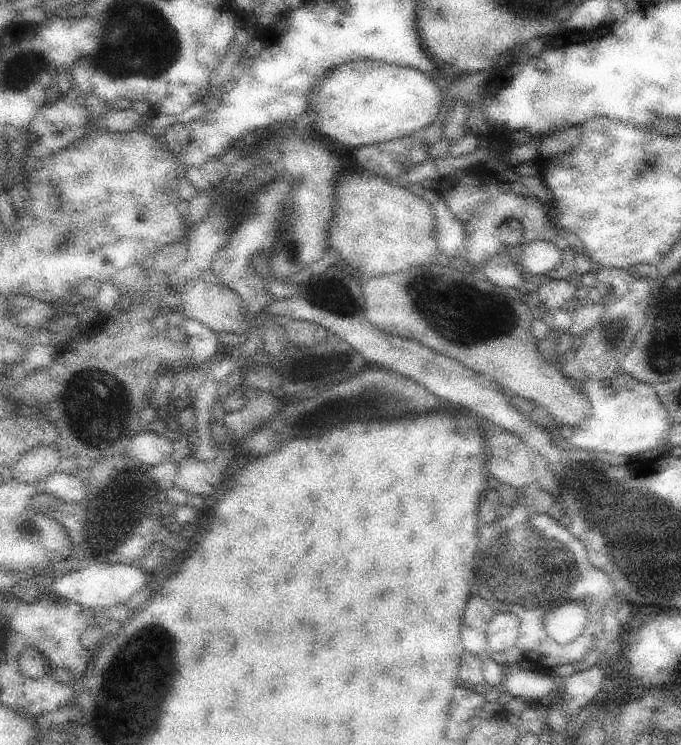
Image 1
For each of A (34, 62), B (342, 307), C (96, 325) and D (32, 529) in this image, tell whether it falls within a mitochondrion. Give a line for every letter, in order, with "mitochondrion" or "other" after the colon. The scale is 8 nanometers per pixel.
A: mitochondrion
B: other
C: other
D: mitochondrion

